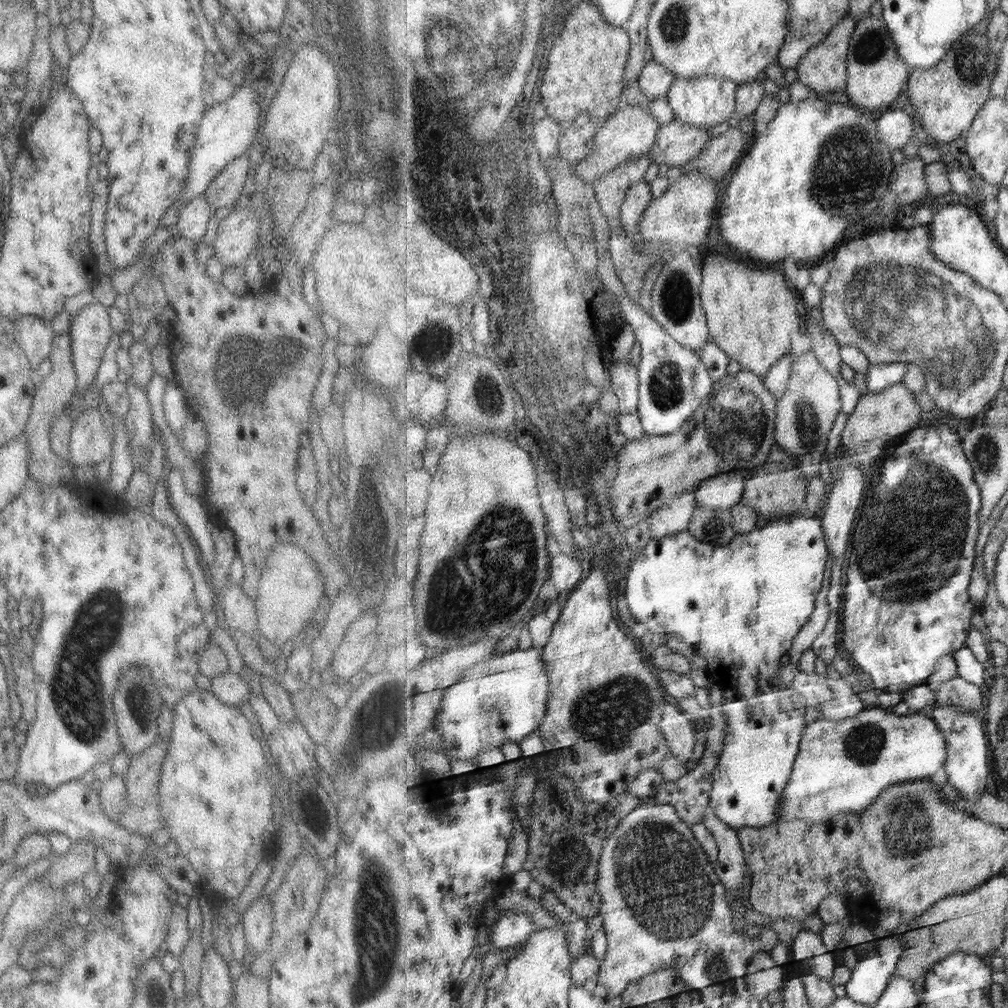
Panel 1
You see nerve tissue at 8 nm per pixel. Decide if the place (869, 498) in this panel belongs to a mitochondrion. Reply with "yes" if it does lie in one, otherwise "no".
no

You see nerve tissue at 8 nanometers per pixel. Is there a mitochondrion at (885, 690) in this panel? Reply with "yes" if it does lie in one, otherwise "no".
no

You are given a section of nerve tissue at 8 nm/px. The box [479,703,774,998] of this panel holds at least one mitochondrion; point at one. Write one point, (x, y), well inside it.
(666, 890)

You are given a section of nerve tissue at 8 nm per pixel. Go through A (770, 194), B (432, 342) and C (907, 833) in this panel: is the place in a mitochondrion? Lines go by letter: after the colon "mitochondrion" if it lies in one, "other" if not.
A: other
B: mitochondrion
C: mitochondrion

